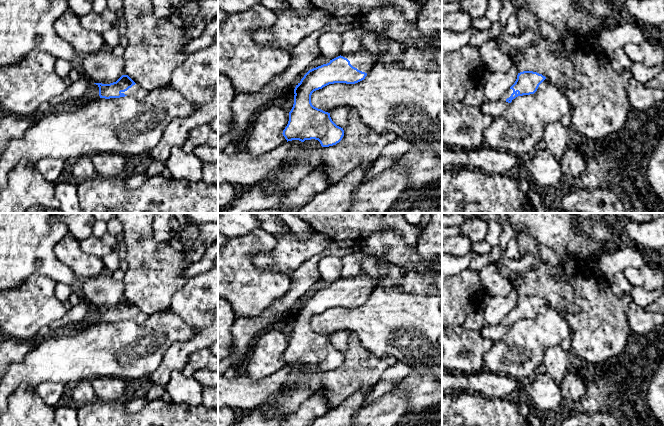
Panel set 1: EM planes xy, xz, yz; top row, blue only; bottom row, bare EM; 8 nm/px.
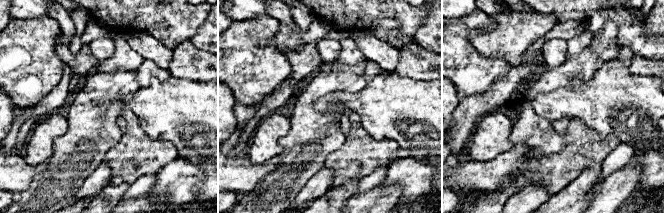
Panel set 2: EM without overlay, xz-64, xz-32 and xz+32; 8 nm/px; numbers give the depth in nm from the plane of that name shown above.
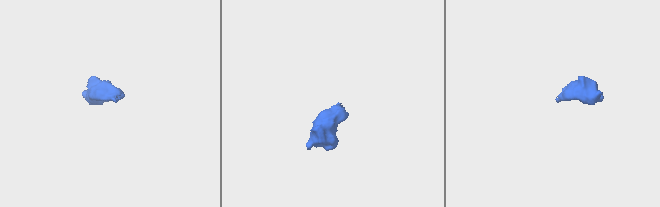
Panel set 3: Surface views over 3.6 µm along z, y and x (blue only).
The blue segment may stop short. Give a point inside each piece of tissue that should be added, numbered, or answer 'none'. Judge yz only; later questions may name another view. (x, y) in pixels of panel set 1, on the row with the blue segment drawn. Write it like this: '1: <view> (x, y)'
1: yz (509, 91)

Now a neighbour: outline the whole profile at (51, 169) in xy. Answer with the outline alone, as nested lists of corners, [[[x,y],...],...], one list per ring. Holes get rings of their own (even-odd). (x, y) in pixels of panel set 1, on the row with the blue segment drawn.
[[[42,158],[36,163],[36,168],[44,179],[51,183],[62,180],[65,161],[55,158]]]

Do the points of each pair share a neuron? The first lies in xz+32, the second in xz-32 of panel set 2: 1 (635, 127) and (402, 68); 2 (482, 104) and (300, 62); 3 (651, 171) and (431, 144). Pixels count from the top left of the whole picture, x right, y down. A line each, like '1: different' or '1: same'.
1: different
2: same
3: different

